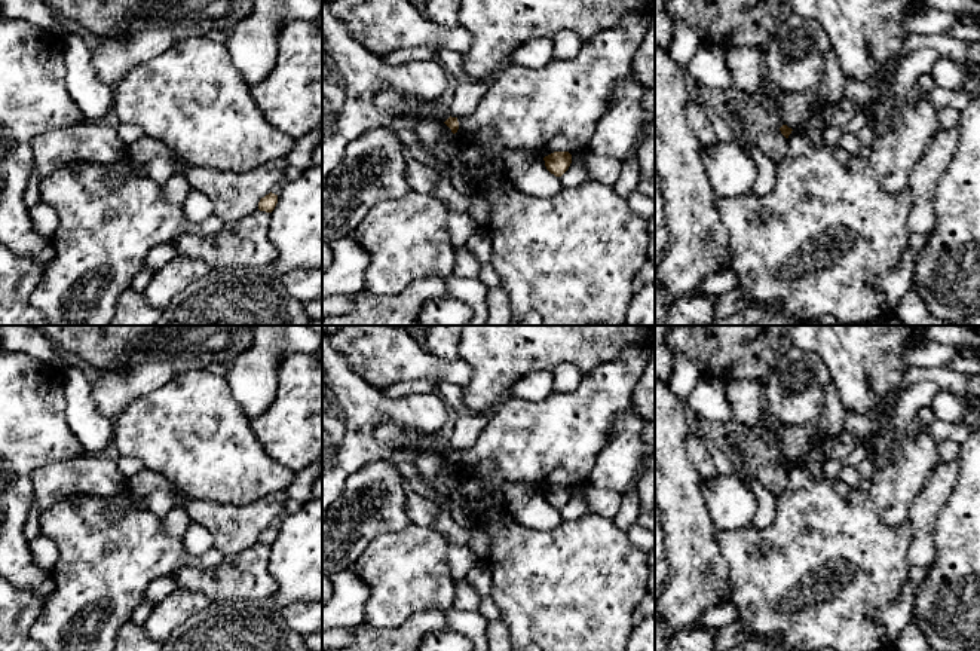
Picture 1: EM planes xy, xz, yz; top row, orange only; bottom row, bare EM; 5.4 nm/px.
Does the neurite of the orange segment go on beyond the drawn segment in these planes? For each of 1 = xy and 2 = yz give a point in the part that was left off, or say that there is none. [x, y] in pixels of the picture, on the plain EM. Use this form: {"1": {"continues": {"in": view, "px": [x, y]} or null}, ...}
{"1": {"continues": null}, "2": {"continues": null}}

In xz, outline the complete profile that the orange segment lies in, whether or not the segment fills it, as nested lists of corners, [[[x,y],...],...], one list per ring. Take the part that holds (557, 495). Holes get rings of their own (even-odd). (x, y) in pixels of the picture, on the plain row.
[[[554,485],[543,490],[546,502],[555,510],[561,510],[572,496],[569,485]]]

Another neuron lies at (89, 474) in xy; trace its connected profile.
[[[85,455],[50,461],[33,473],[34,501],[40,510],[68,495],[111,496],[126,489],[126,477],[116,459]]]

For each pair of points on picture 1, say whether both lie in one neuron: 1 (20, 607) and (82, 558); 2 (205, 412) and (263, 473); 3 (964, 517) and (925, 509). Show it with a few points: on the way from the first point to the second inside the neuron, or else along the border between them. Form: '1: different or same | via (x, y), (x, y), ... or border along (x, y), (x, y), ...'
1: different | border along (45, 602), (30, 629), (30, 635)
2: same | via (217, 428), (247, 460)
3: different | border along (956, 480), (955, 489), (937, 519), (936, 546)

